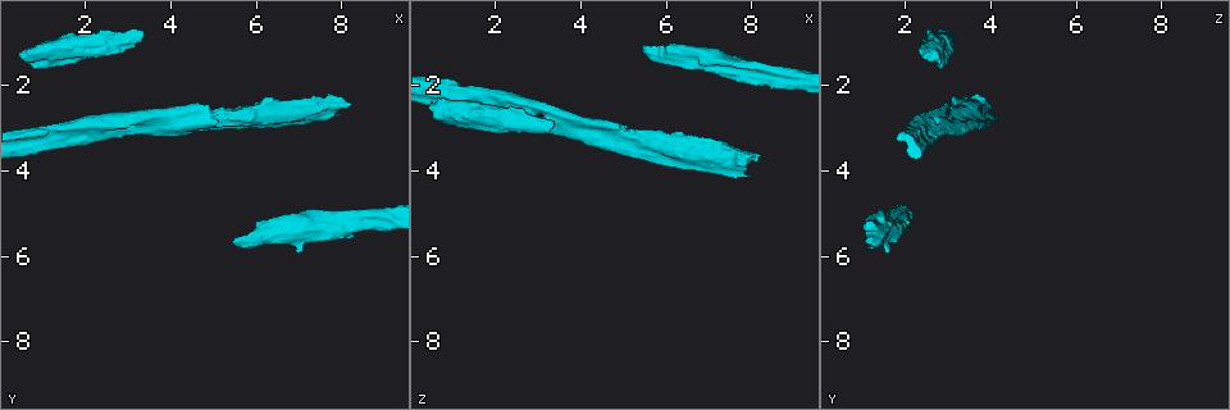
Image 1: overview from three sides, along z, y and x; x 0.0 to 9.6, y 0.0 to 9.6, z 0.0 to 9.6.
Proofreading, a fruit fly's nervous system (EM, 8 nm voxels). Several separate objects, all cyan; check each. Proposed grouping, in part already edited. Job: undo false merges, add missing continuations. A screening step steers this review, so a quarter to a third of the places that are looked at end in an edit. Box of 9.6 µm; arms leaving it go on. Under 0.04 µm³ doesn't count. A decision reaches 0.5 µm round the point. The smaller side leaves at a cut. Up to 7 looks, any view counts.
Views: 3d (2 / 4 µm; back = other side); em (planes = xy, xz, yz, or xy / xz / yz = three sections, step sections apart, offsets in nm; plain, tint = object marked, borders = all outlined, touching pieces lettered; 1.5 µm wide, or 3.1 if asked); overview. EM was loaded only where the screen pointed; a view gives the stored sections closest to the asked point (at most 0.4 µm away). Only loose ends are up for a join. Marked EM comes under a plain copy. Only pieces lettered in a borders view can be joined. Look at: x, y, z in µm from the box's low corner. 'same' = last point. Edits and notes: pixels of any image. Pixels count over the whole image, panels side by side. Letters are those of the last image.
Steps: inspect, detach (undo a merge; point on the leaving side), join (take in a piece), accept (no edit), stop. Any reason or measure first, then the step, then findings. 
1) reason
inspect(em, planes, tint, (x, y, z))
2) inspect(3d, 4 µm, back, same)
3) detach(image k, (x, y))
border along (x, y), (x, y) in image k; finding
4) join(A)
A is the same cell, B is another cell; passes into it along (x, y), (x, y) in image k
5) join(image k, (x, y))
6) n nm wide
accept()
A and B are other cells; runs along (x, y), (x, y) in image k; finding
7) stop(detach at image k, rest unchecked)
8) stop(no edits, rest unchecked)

free end
inspect(3d, 4 µm, (2.85, 3.00, 2.95))

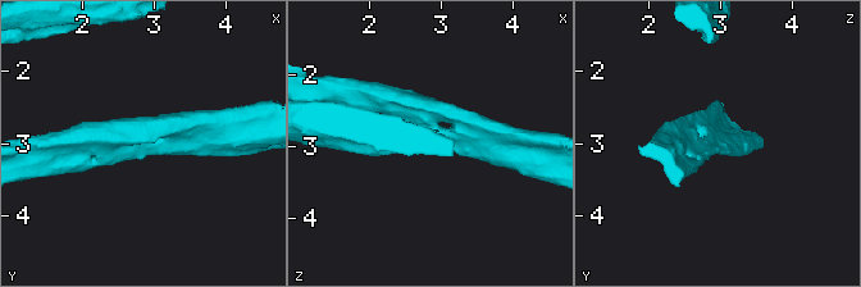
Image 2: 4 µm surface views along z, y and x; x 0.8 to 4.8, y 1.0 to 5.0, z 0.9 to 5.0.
inspect(em, xz, step 4, tint, (2.85, 3.05, 2.95))

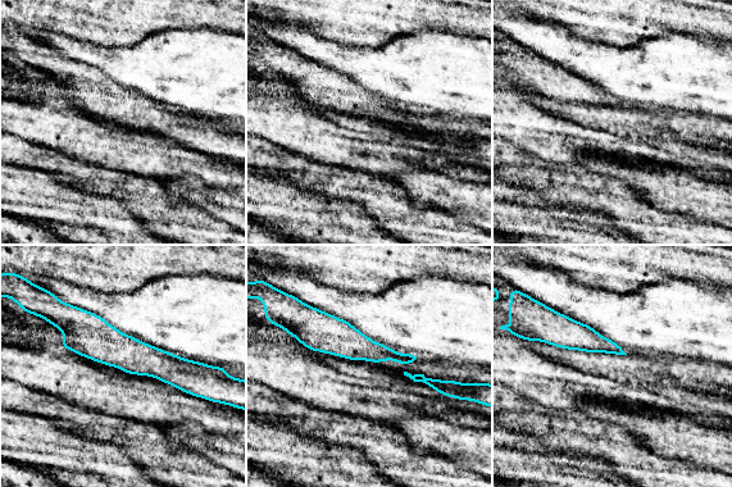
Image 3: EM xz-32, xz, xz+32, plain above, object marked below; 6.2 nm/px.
cut it another way
inspect(em, planes, borders, same)

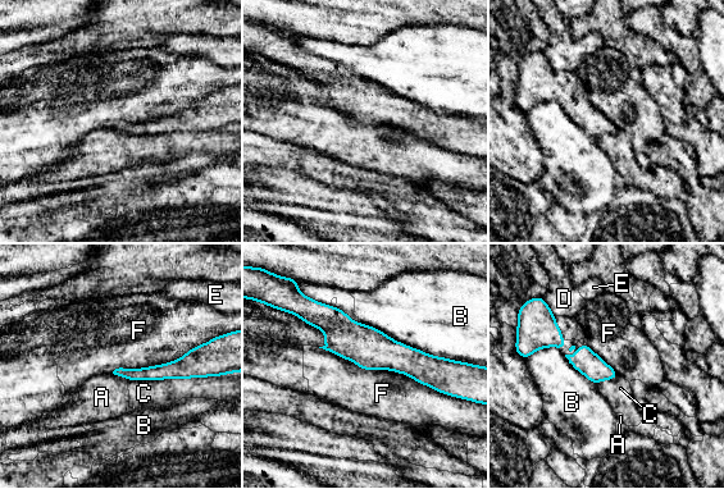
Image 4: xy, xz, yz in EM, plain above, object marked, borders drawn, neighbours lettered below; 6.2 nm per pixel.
accept()
A, B, C, D, E and F are other cells; border along (318, 347), (450, 396) in image 4; none of them fits

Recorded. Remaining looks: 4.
an open end
inspect(3d, 4 µm, (5.65, 3.05, 3.75))

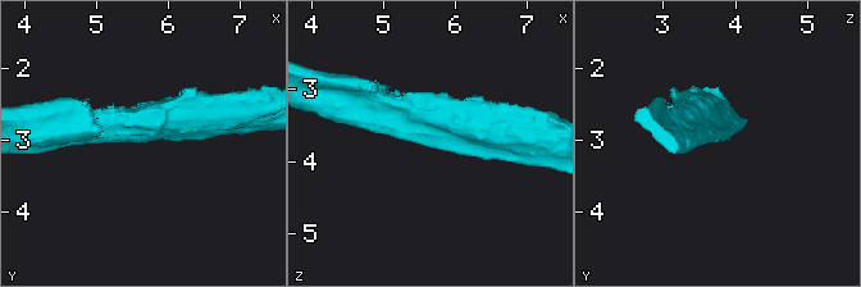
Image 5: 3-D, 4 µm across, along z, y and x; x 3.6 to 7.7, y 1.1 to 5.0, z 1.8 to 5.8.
inspect(em, planes, borders, (5.55, 2.95, 3.80))

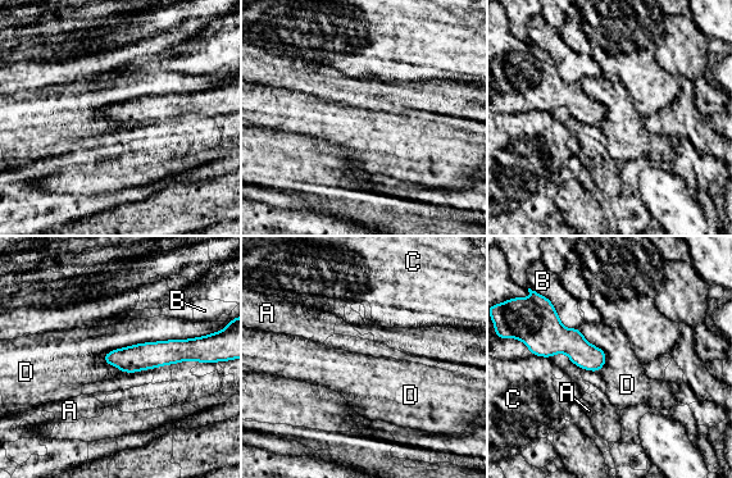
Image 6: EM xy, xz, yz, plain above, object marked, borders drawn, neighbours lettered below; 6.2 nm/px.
accept()
A, B, C and D are other cells; border along (203, 335), (137, 342), (100, 358) in image 6; no lettered piece goes on from it

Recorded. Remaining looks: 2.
side arm on a straight run
inspect(em, xy, step 4, tint, (1.00, 3.15, 2.20))

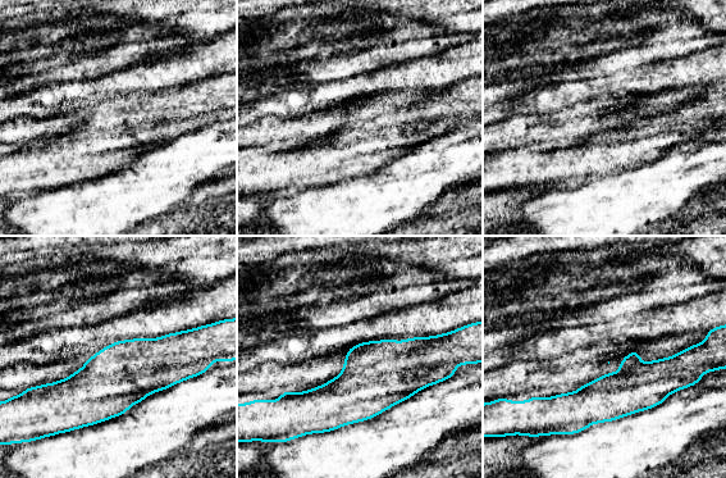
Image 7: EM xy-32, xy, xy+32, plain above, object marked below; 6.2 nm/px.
cut it another way
inspect(em, planes, borders, same)

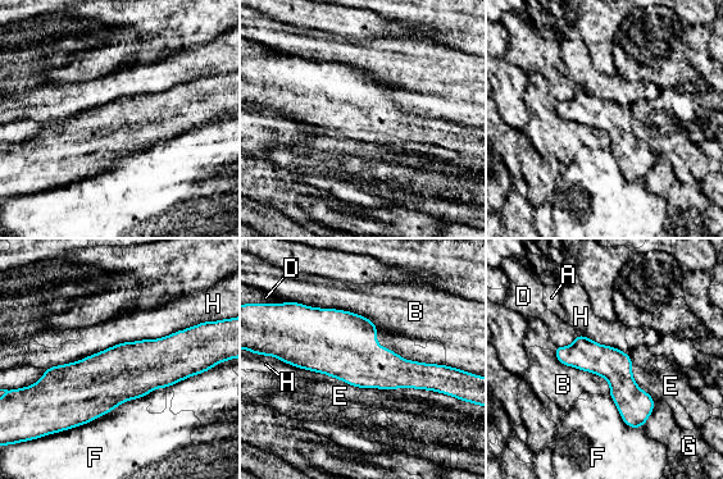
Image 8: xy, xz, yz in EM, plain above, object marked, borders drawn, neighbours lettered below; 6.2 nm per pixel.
accept()
A, B, D, E, F, G and H are other cells; border along (298, 301), (360, 314), (377, 328) in image 8; one neuron here

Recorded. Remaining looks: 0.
stop(no edits, rest unchecked)

